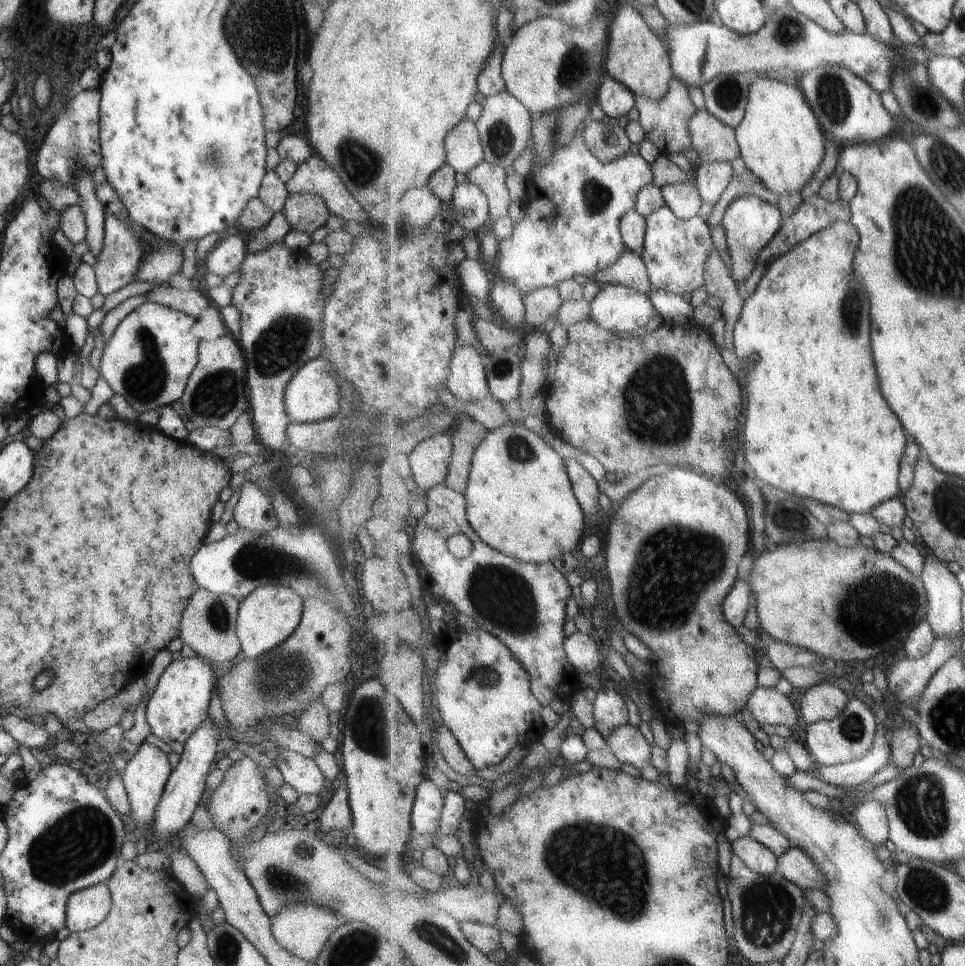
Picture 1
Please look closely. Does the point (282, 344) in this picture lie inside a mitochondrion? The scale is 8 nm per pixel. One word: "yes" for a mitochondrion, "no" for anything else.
yes

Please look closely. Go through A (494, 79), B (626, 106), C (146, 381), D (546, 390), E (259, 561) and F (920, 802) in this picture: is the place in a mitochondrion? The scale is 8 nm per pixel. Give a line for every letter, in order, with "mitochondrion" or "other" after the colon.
A: other
B: other
C: mitochondrion
D: other
E: mitochondrion
F: mitochondrion

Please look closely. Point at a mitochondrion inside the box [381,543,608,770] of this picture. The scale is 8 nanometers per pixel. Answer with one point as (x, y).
(500, 596)

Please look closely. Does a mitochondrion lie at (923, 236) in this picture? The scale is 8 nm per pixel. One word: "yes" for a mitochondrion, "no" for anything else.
yes

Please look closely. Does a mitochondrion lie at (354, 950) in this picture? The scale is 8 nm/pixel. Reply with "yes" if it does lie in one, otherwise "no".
yes

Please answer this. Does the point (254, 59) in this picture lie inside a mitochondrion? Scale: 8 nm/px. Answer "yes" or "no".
yes

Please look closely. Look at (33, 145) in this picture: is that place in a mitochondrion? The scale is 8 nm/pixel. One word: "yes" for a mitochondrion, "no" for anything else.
no

